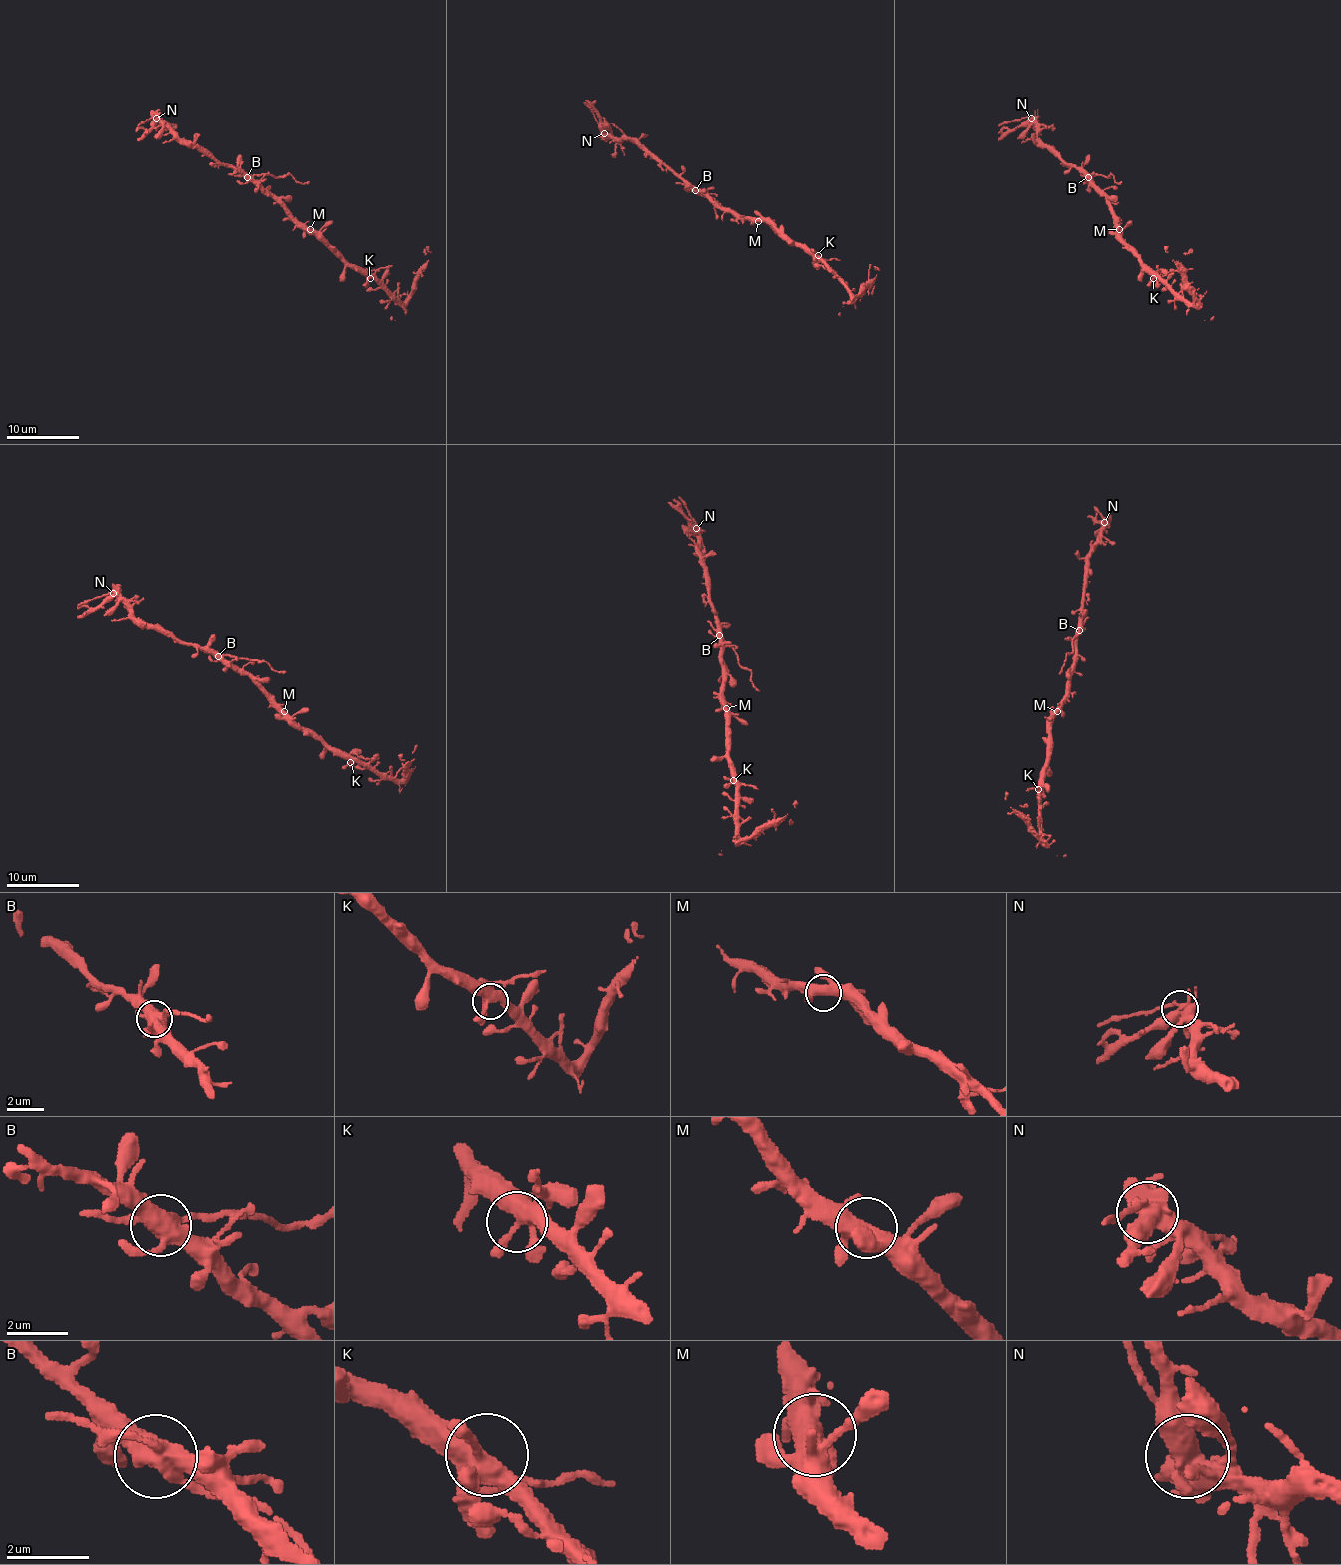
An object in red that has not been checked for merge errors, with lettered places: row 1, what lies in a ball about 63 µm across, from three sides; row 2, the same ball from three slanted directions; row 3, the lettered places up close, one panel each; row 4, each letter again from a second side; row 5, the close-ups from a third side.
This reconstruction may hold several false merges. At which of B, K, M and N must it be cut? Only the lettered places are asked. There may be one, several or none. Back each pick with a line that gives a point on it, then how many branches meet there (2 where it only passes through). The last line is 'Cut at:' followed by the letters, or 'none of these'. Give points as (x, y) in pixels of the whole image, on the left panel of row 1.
B: at (247, 177); 5 branches meet
N: at (156, 118); 5 branches meet
Cut at: B, N

